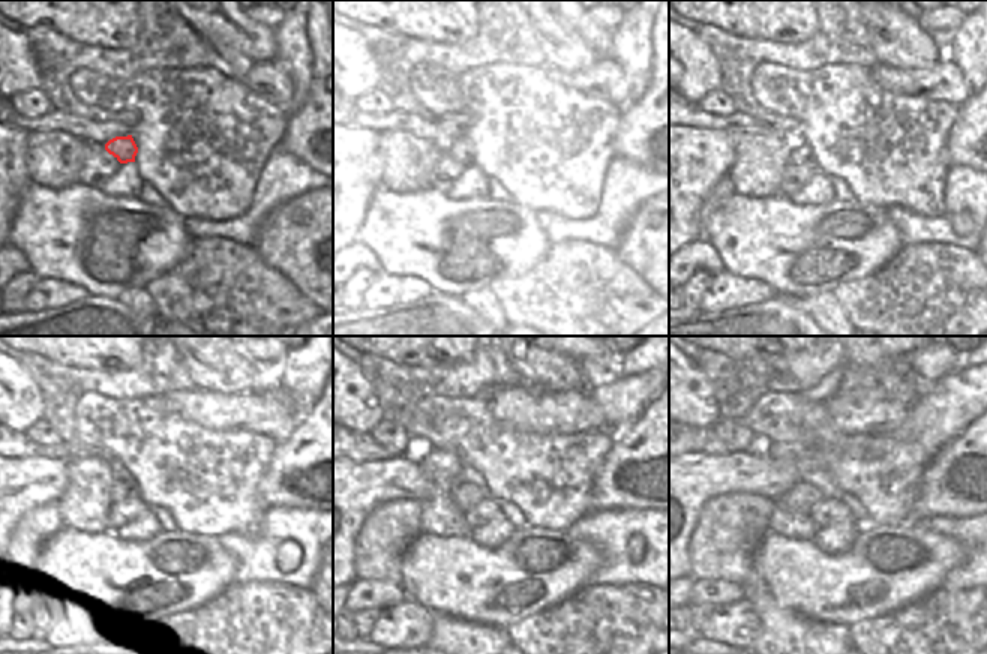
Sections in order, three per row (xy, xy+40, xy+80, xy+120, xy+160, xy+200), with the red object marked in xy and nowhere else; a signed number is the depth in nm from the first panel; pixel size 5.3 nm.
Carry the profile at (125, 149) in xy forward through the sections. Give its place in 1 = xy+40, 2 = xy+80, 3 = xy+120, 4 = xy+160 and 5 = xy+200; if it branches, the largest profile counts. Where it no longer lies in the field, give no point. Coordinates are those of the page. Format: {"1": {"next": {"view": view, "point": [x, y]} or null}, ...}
{"1": {"next": {"view": "xy+40", "point": [461, 149]}}, "2": {"next": {"view": "xy+80", "point": [797, 149]}}, "3": {"next": {"view": "xy+120", "point": [125, 488]}}, "4": {"next": {"view": "xy+160", "point": [464, 494]}}, "5": {"next": {"view": "xy+200", "point": [801, 497]}}}

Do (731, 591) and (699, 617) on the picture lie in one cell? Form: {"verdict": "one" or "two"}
{"verdict": "two"}

